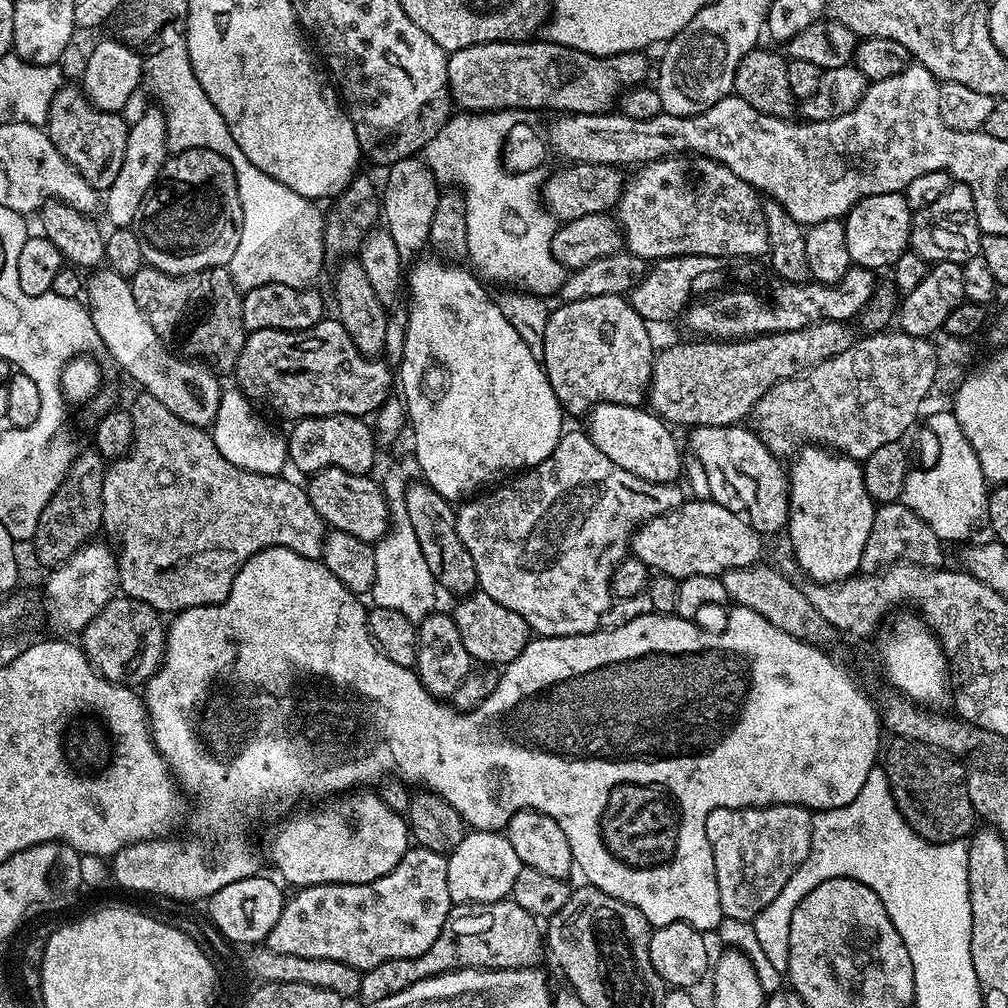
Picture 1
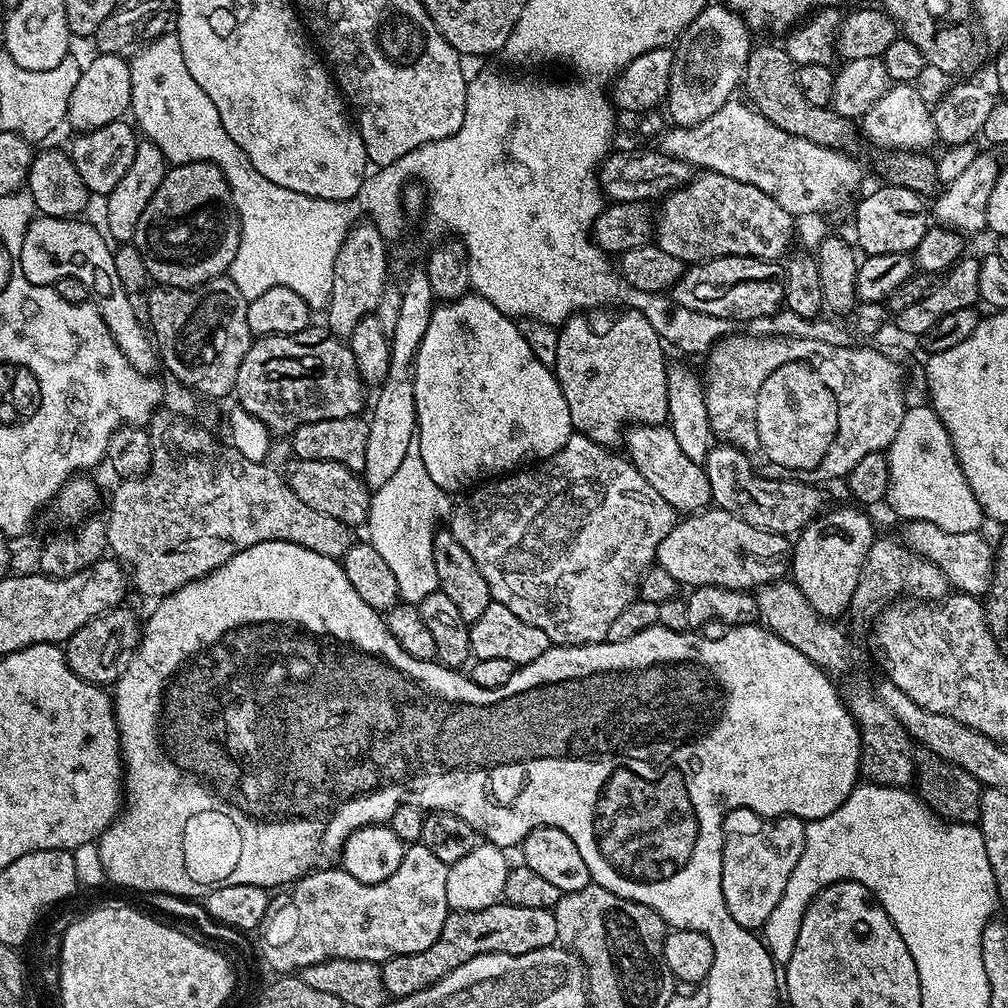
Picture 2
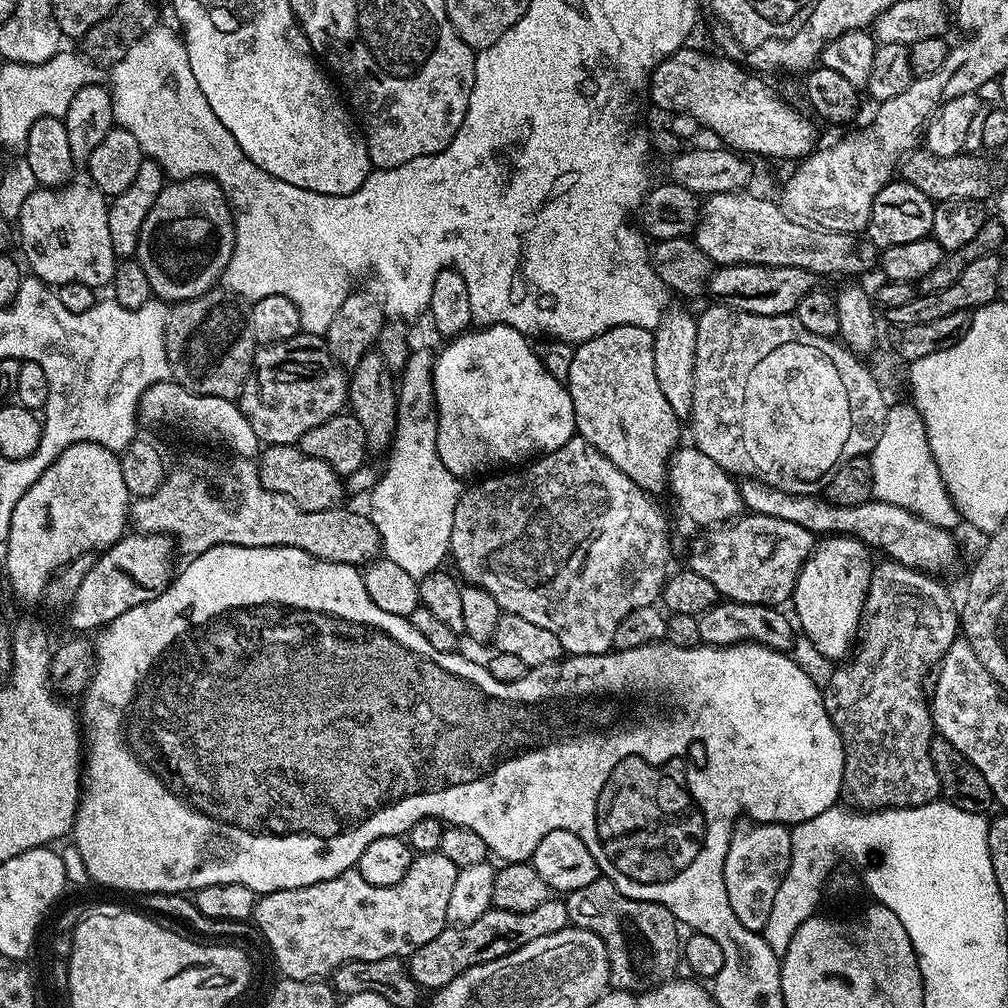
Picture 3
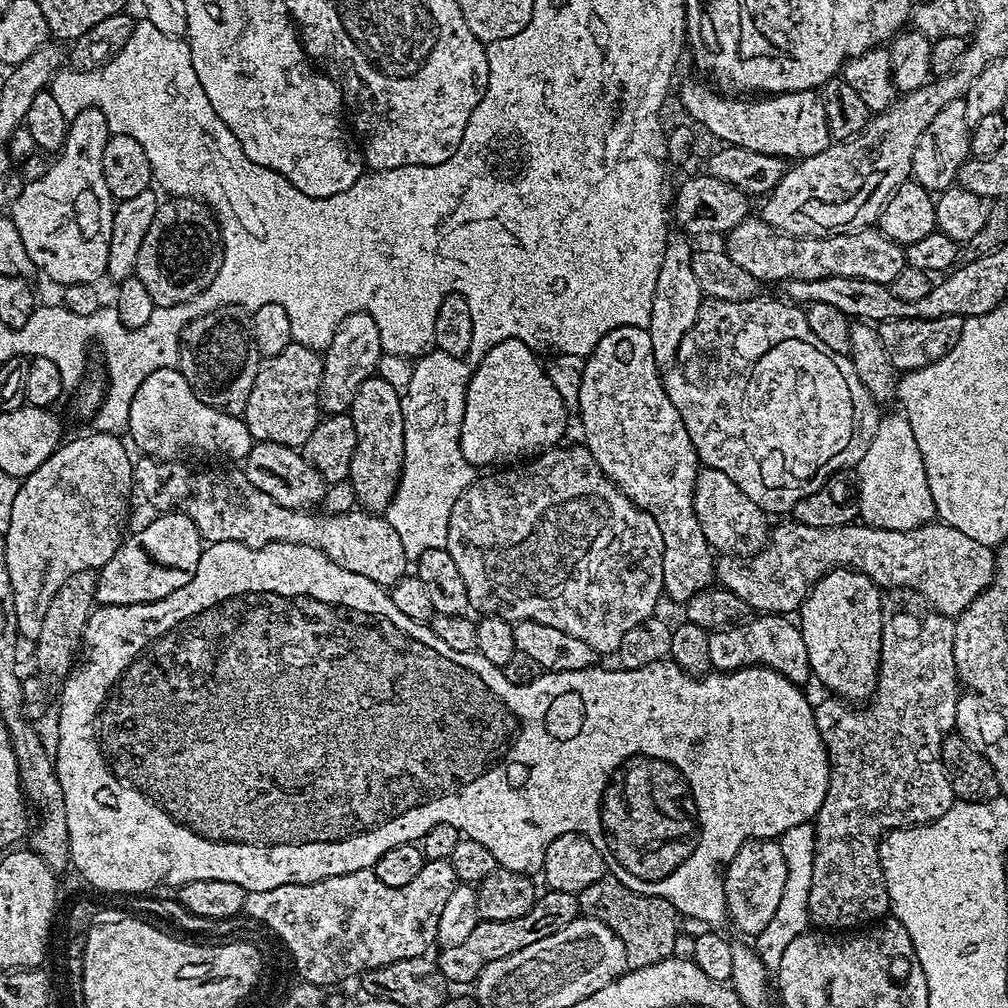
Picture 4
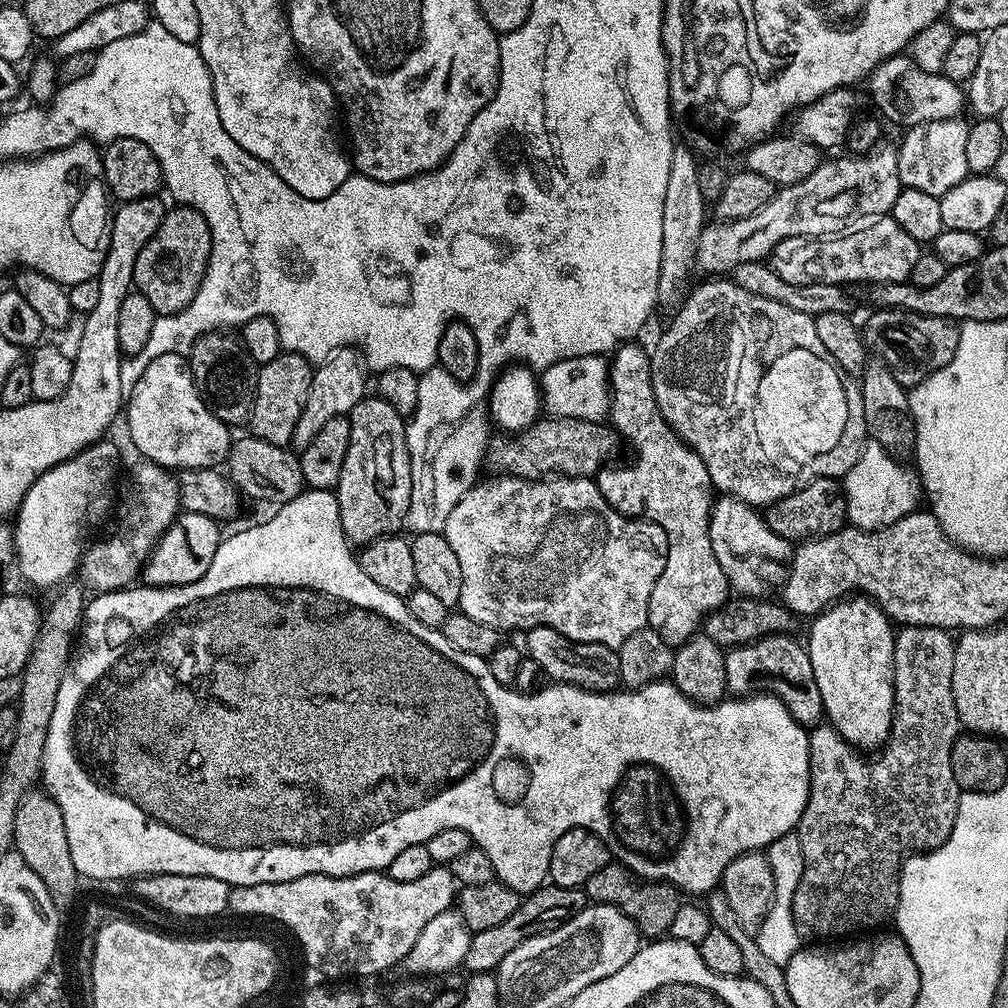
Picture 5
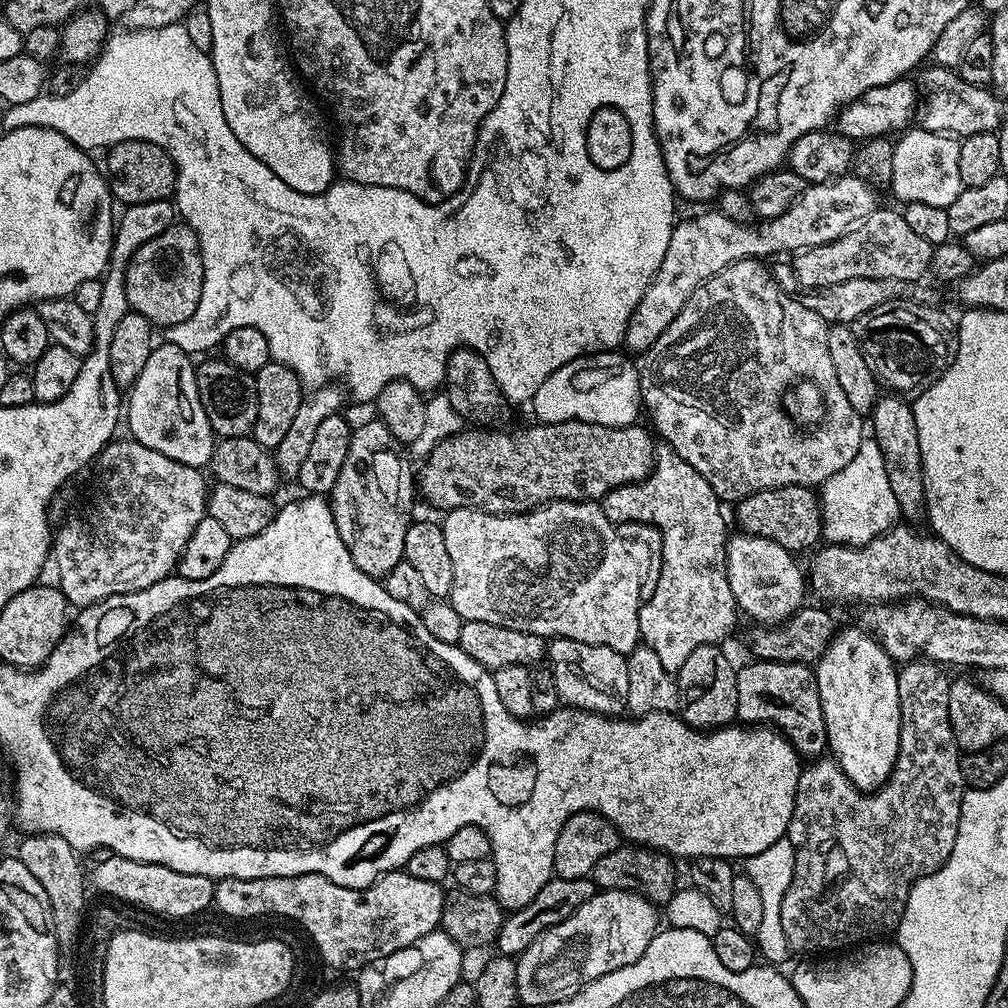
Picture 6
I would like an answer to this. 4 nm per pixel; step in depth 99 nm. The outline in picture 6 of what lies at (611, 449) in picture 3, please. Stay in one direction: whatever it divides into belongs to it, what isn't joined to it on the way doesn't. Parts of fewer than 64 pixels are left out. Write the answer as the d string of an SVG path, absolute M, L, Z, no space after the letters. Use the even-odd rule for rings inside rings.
M657 447L656 465L644 480L636 484L618 486L602 497L602 507L606 518L618 524L650 524L660 531L662 554L658 575L655 577L656 589L640 606L640 639L642 644L658 654L659 661L668 672L679 672L682 662L690 658L690 650L707 644L720 644L732 632L736 624L738 609L736 599L730 590L728 577L728 537L730 529L724 525L724 516L720 513L722 501L715 490L677 454L673 448Z

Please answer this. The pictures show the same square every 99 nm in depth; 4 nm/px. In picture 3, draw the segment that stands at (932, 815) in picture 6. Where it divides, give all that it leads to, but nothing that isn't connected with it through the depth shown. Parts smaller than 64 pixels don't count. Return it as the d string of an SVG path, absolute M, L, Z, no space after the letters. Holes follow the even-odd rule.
M885 559L884 564L877 563L872 569L870 586L864 603L864 619L862 631L858 637L859 644L851 658L845 659L843 663L832 672L828 685L823 685L824 705L826 714L836 727L836 733L842 738L844 747L844 773L842 774L842 796L853 809L875 810L878 808L911 808L914 804L929 804L931 800L941 795L940 779L934 770L934 762L930 758L930 742L934 739L934 725L932 722L932 710L926 699L926 692L920 689L920 679L928 667L931 669L946 654L953 641L958 638L958 608L952 605L952 596L939 584L935 575L921 572L919 568L911 568L905 564L899 564L897 560Z

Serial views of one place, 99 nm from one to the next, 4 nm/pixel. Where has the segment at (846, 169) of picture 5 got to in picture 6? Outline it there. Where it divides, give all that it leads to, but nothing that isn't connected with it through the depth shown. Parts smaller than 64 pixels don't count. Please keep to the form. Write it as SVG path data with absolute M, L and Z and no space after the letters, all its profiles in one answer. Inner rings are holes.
M845 174L827 180L824 184L805 187L802 195L798 196L781 216L775 216L774 219L767 222L739 224L724 217L717 210L700 212L697 216L690 217L689 220L681 219L670 234L670 246L666 246L666 258L662 258L662 266L658 266L658 274L654 274L646 294L642 294L642 302L638 302L638 306L630 318L628 332L624 335L624 344L626 348L629 348L627 351L643 354L650 346L654 346L654 342L658 342L658 338L668 329L670 322L674 322L674 318L678 318L678 314L682 310L682 306L686 306L690 294L694 294L694 290L698 290L698 286L702 286L714 274L726 270L726 266L743 260L763 261L764 256L772 256L775 252L795 254L803 249L822 246L826 242L834 242L838 238L842 238L851 228L855 228L863 220L868 220L870 214L876 211L878 207L876 192L877 189L867 180L858 178L855 174Z

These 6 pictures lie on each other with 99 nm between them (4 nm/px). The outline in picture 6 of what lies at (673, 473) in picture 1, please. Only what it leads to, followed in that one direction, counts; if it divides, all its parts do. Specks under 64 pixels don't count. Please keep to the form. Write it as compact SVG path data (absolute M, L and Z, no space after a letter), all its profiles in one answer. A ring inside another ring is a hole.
M732 534L728 537L728 577L737 609L764 626L780 624L805 607L806 572L796 565L797 557L770 538Z

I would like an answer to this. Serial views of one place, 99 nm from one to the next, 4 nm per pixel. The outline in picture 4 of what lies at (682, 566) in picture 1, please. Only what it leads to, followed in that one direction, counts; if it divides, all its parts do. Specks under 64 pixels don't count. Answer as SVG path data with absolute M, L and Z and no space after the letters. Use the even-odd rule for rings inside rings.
M789 522L789 524L780 524L771 529L768 543L764 548L754 556L745 557L735 554L724 554L715 561L714 576L723 587L729 588L734 594L738 594L738 598L742 598L742 602L748 605L749 609L755 610L760 614L792 614L799 609L800 605L808 597L812 587L818 583L827 572L832 572L836 568L852 568L856 572L861 572L870 577L881 590L888 590L888 588L909 588L912 592L917 592L922 599L928 603L927 607L934 612L940 612L944 616L958 617L967 610L970 602L974 602L974 598L978 598L985 592L992 584L992 579L996 577L996 552L993 549L982 546L982 542L974 542L974 538L969 538L968 535L962 534L962 530L954 530L954 526L943 522L933 522L930 524L923 524L914 530L906 530L899 532L898 530L886 530L885 528L872 528L869 524L863 522L853 522L850 524L843 524L842 526L806 526L805 524L798 524Z

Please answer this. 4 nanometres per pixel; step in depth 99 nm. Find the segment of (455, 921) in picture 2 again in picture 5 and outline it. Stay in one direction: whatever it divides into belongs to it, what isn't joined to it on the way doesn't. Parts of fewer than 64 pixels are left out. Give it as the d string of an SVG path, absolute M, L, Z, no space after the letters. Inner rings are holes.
M549 883L541 886L537 892L529 892L521 899L518 910L506 918L498 926L490 926L490 930L475 933L470 942L470 950L466 950L463 967L469 973L489 972L500 967L502 958L510 954L524 940L531 936L539 936L541 932L549 932L562 926L570 918L574 918L586 906L586 897L583 887L563 888L557 884Z

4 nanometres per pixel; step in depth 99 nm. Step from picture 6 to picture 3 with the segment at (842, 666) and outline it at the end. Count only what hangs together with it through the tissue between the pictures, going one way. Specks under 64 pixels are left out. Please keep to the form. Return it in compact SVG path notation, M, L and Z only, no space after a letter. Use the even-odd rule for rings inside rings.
M825 535L815 545L812 555L802 566L792 591L791 607L796 607L794 620L820 656L840 662L853 651L862 631L864 603L874 567L868 545L853 536Z

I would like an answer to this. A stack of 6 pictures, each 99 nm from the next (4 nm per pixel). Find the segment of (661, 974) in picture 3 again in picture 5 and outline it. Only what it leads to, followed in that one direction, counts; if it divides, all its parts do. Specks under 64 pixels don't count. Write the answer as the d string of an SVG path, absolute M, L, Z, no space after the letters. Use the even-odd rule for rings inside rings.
M615 862L602 866L598 874L590 874L590 878L582 887L585 897L591 903L609 904L622 910L622 914L629 916L648 938L663 937L671 929L674 914L678 914L682 906L682 893L673 884L666 884L662 880L643 880L623 864Z

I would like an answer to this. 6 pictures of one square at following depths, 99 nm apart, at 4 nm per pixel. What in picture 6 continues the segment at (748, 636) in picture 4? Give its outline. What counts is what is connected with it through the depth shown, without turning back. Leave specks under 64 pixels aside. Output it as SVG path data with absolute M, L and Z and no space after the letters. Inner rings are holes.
M753 659L752 664L741 667L736 674L738 682L738 710L736 720L744 726L756 726L763 722L777 732L781 732L796 751L804 758L820 758L828 748L826 734L826 714L822 714L822 698L818 694L816 673L807 664L794 662L774 662L773 660Z

